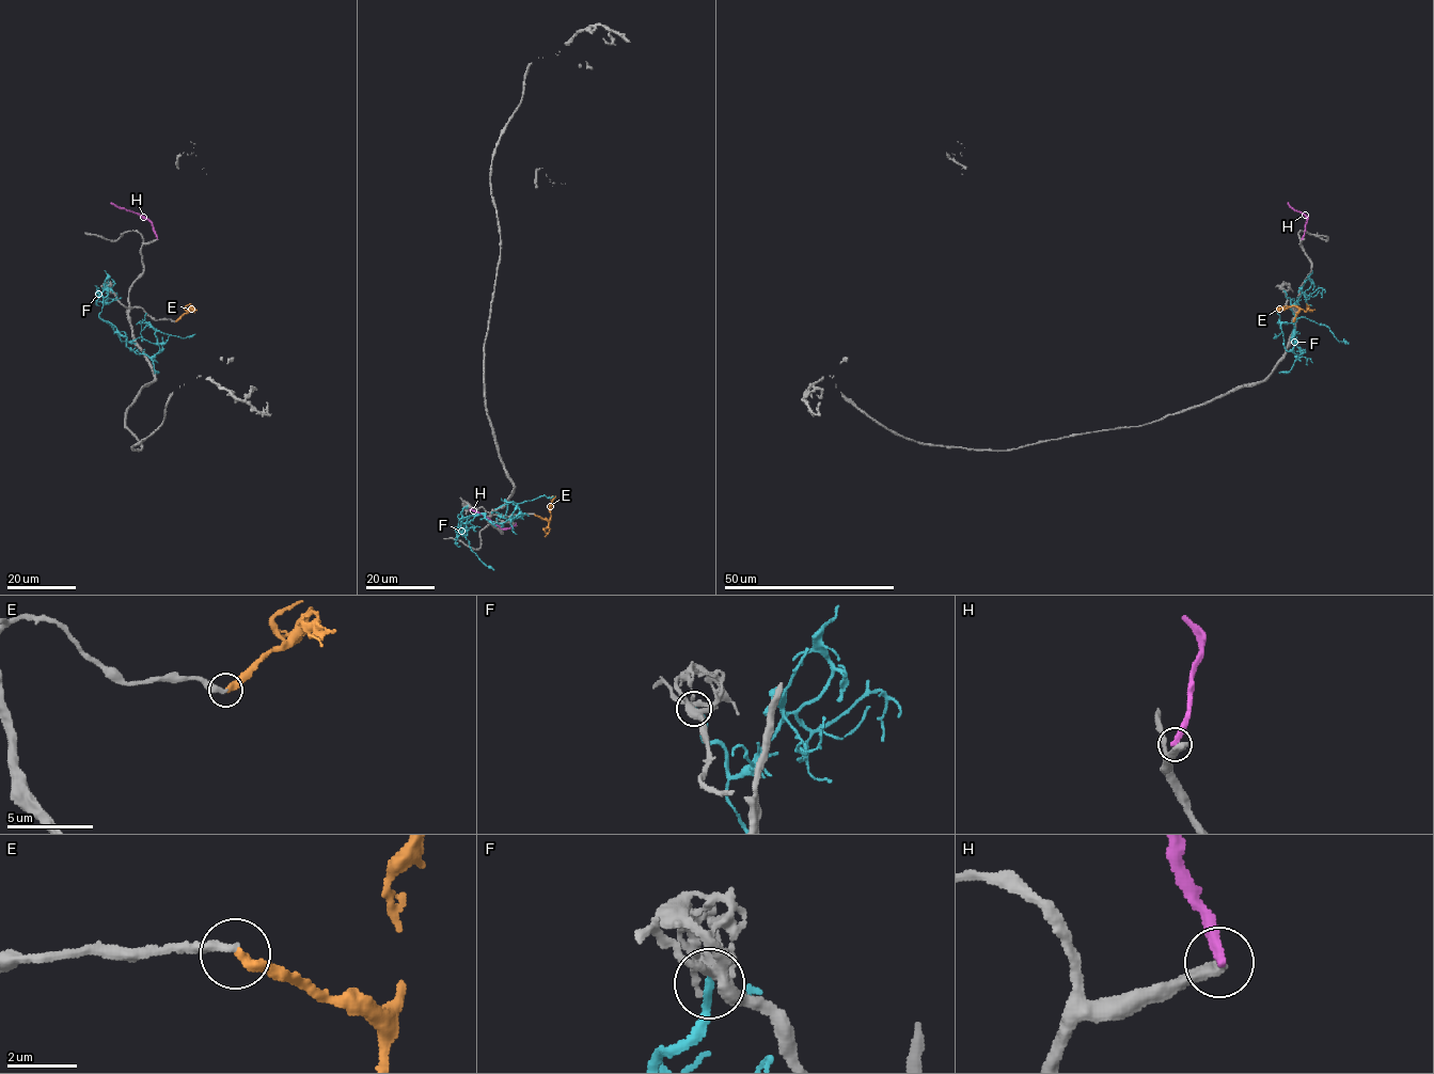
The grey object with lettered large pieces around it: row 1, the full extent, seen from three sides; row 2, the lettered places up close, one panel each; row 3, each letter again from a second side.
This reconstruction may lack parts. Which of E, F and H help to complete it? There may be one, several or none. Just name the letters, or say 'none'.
E

